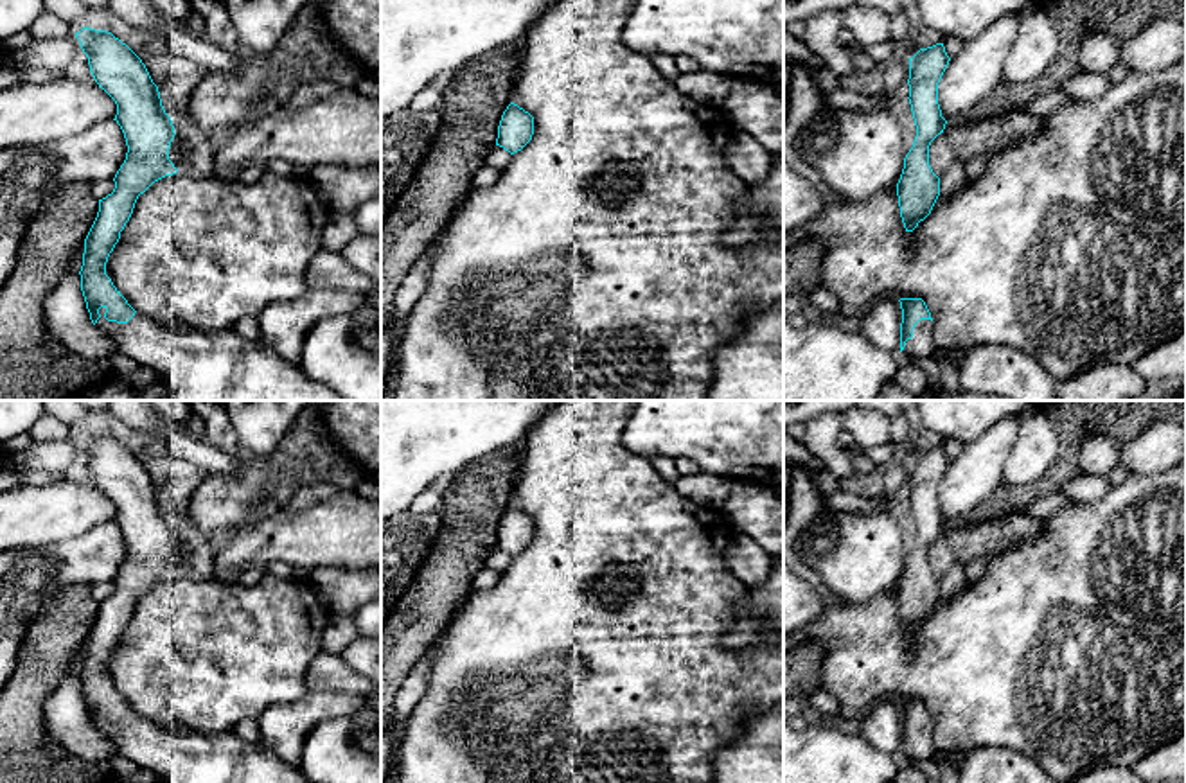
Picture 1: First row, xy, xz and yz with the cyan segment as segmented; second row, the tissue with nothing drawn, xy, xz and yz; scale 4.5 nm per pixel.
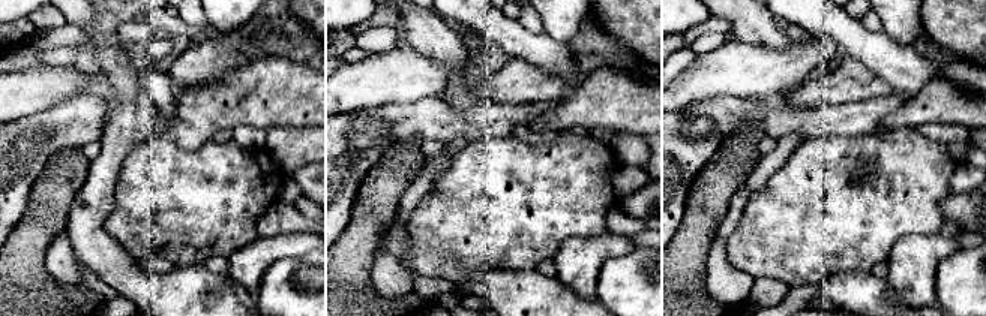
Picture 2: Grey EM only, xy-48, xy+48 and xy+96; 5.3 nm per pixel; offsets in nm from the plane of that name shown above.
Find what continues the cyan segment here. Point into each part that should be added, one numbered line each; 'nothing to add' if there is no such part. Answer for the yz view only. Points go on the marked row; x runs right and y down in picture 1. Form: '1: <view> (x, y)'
1: yz (822, 361)

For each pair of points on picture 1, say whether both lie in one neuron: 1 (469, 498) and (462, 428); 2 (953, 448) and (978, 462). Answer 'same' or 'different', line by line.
1: different
2: different

